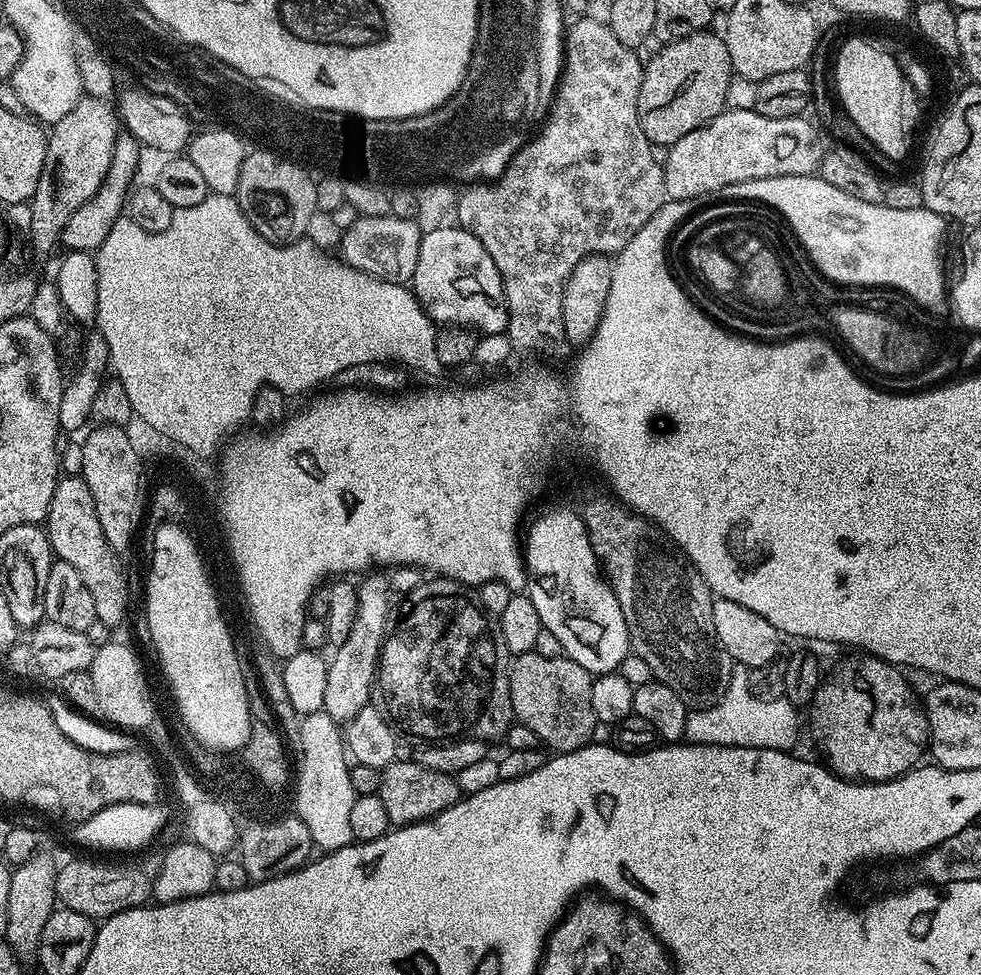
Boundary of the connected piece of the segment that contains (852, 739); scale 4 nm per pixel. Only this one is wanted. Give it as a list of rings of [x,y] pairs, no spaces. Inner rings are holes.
[[[852,654],[849,658],[841,659],[835,665],[832,677],[825,679],[816,696],[812,699],[810,711],[812,711],[812,732],[816,735],[816,740],[820,743],[820,748],[824,751],[823,759],[827,767],[831,768],[838,776],[843,776],[846,780],[858,780],[861,782],[879,782],[881,780],[895,780],[897,776],[903,776],[905,772],[911,772],[913,768],[921,763],[920,755],[925,755],[926,749],[930,744],[930,733],[928,730],[928,716],[924,712],[924,705],[921,697],[912,692],[910,685],[907,684],[901,669],[895,664],[888,664],[885,660],[879,660],[877,656],[871,654]]]

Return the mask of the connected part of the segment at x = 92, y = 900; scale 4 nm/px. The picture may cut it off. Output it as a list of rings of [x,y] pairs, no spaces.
[[[68,860],[56,870],[56,898],[63,907],[78,910],[86,914],[93,922],[103,922],[109,916],[118,914],[127,908],[138,908],[152,900],[152,880],[140,868],[131,868],[128,864],[99,864],[96,860]]]

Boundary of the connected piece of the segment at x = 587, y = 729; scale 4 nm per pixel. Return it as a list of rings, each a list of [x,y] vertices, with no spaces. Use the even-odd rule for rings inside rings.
[[[535,650],[524,652],[511,661],[508,669],[512,715],[522,726],[530,726],[530,730],[538,734],[545,749],[553,748],[551,751],[556,754],[578,750],[591,741],[591,730],[597,722],[594,705],[590,703],[593,679],[593,673],[587,672],[585,668],[578,666],[578,662],[569,660],[563,654],[558,658],[542,658],[542,654]]]

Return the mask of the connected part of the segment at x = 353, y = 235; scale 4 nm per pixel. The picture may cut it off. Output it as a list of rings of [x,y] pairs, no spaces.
[[[357,215],[354,226],[343,229],[340,240],[339,259],[352,268],[362,270],[379,280],[389,280],[395,284],[407,285],[414,274],[414,266],[418,266],[418,250],[422,231],[416,220],[408,220],[404,216],[366,217]]]

